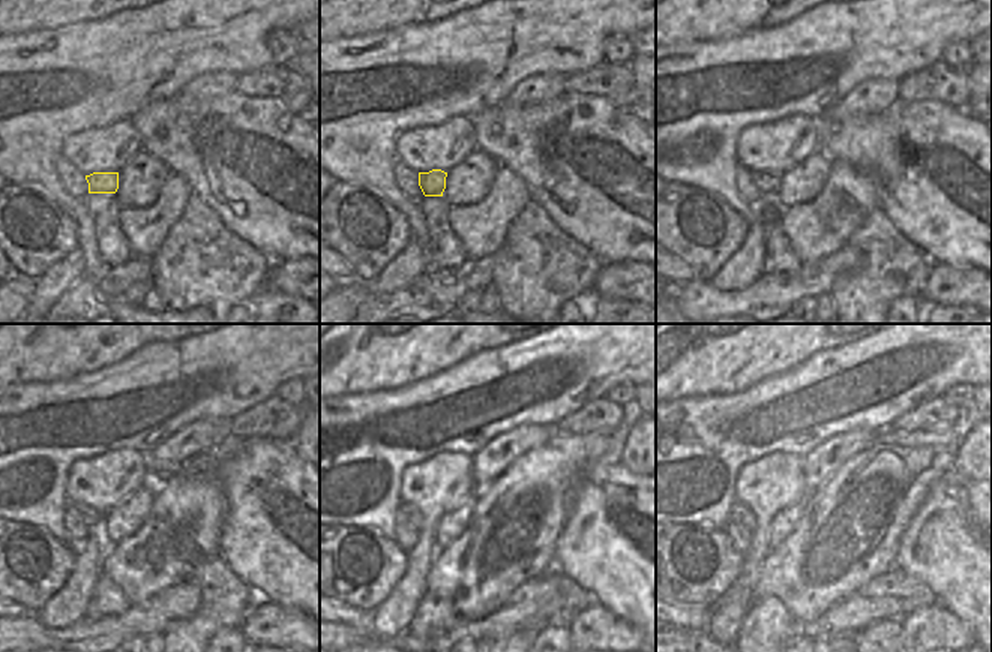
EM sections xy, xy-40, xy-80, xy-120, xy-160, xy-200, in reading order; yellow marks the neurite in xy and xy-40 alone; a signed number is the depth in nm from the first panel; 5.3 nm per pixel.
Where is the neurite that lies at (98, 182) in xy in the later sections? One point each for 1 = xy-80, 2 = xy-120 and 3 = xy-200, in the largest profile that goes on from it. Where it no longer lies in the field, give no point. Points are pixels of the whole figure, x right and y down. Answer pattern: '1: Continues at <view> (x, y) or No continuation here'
1: Continues at xy-80 (767, 183)
2: Continues at xy-120 (89, 516)
3: Continues at xy-200 (739, 513)

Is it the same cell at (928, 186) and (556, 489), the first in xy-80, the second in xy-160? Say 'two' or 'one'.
two

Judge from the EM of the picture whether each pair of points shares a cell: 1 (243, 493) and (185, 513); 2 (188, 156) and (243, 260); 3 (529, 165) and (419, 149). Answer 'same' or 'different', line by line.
1: different
2: different
3: different

